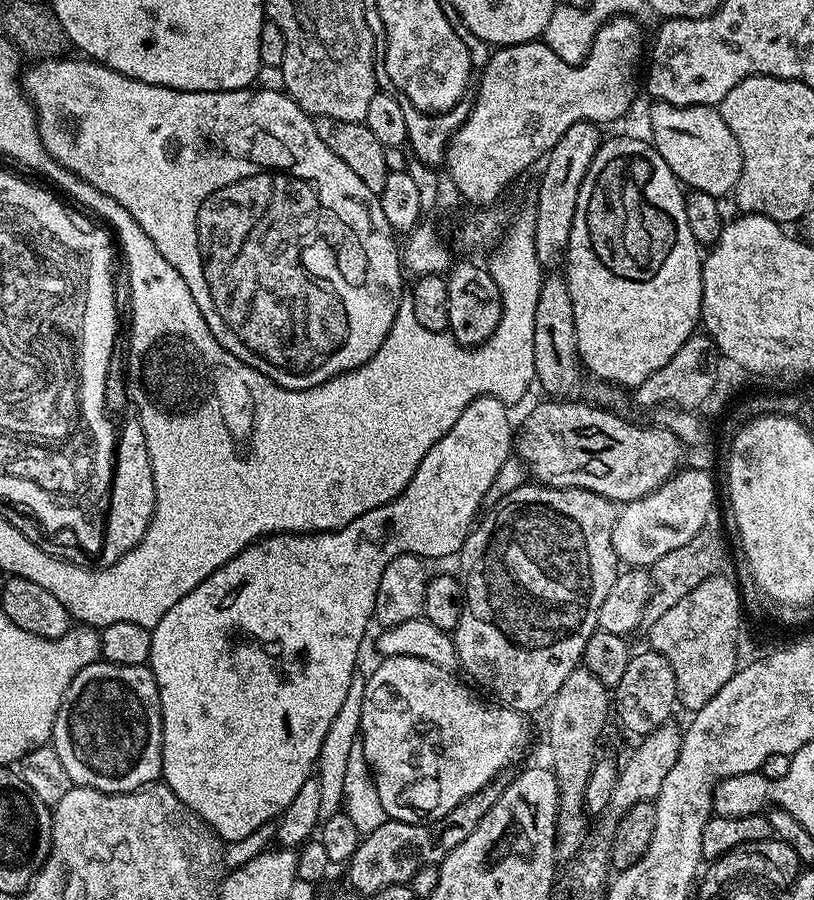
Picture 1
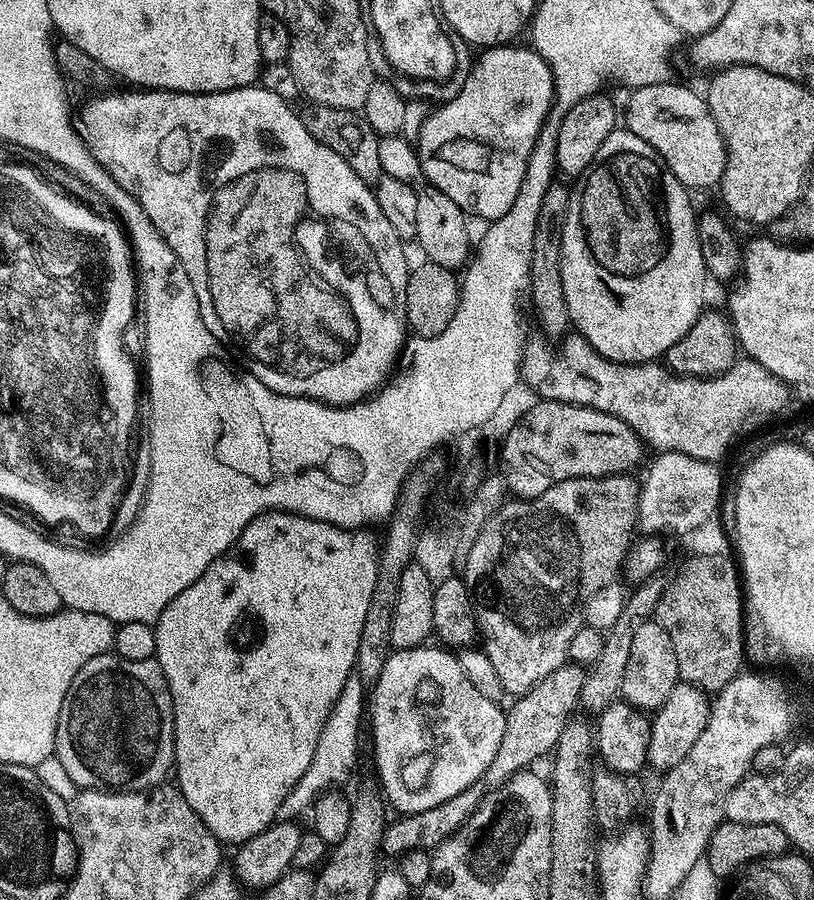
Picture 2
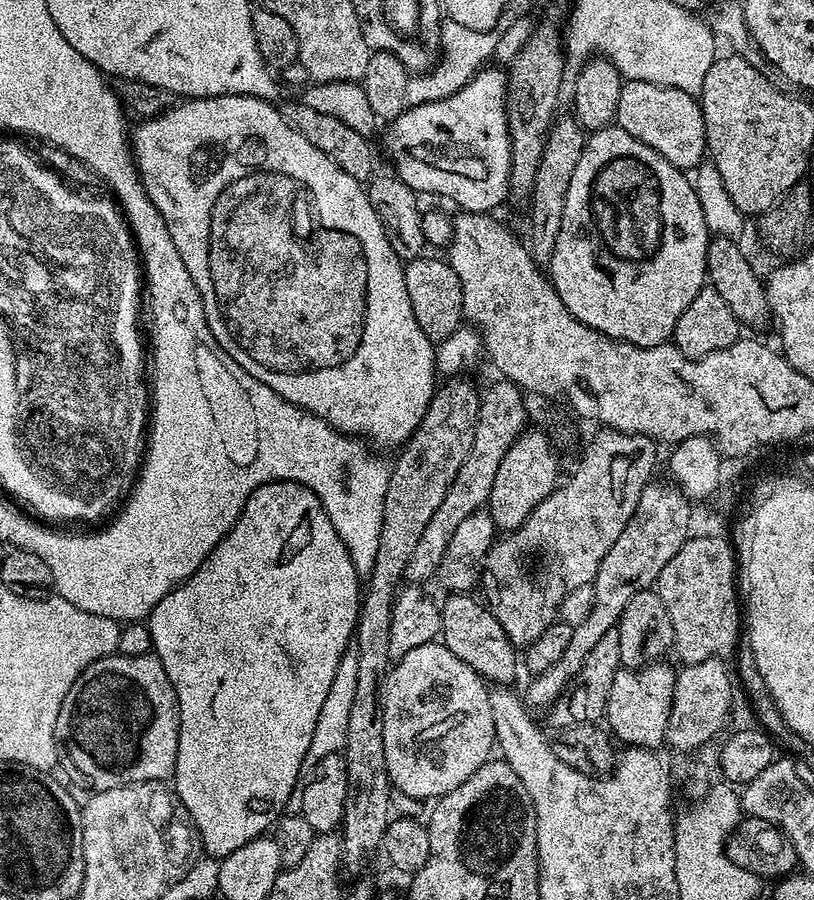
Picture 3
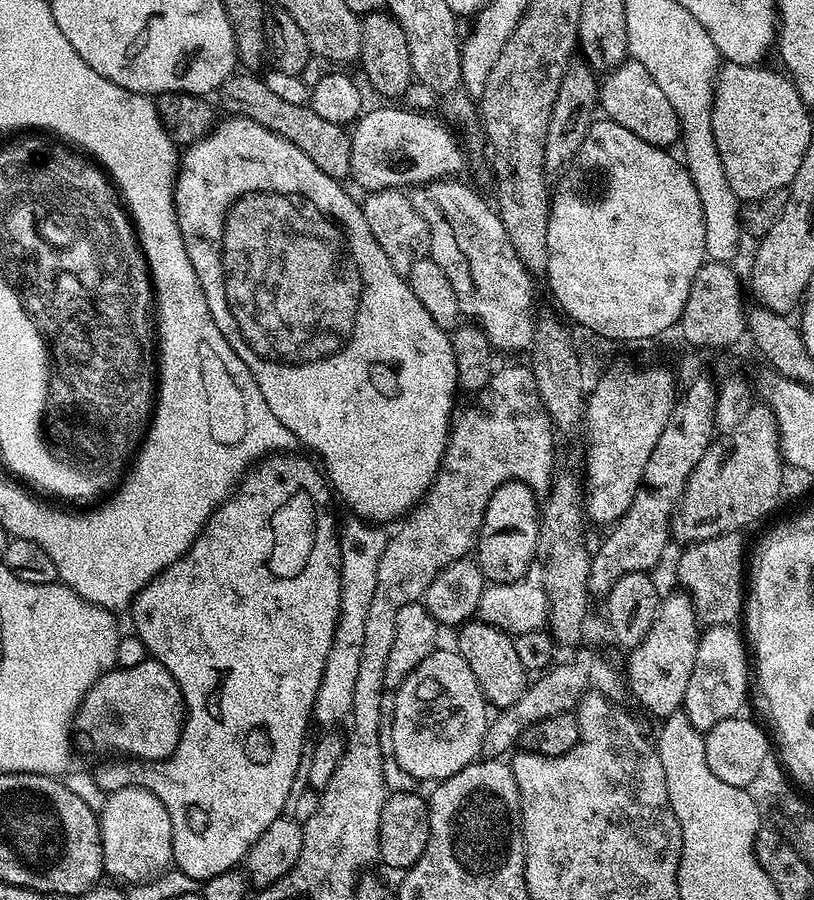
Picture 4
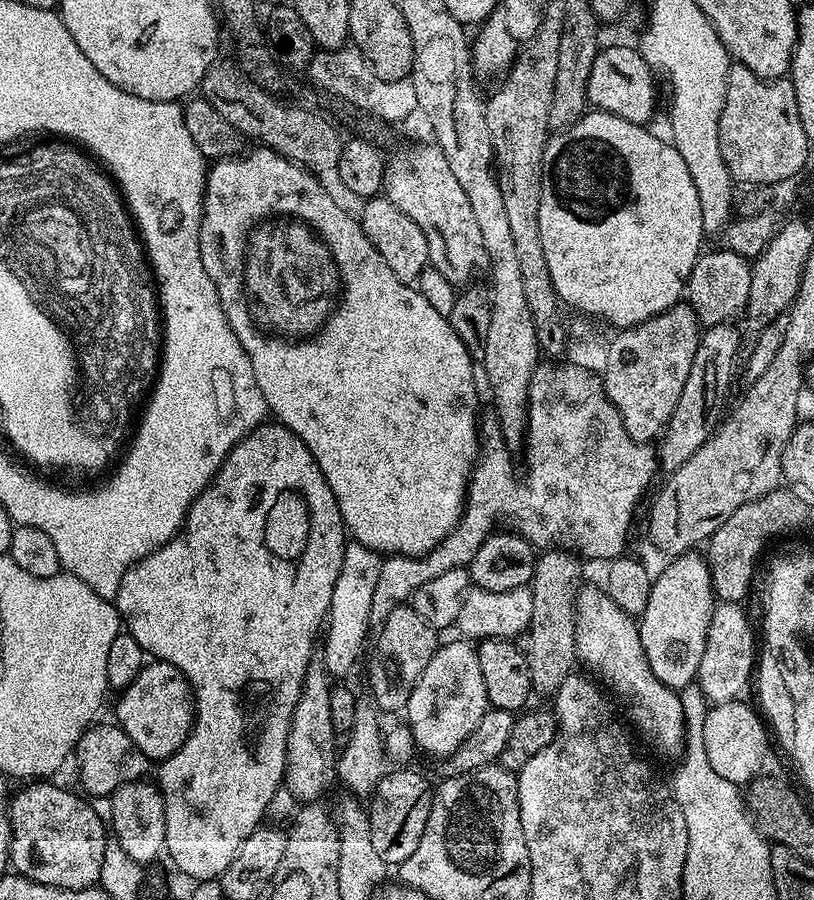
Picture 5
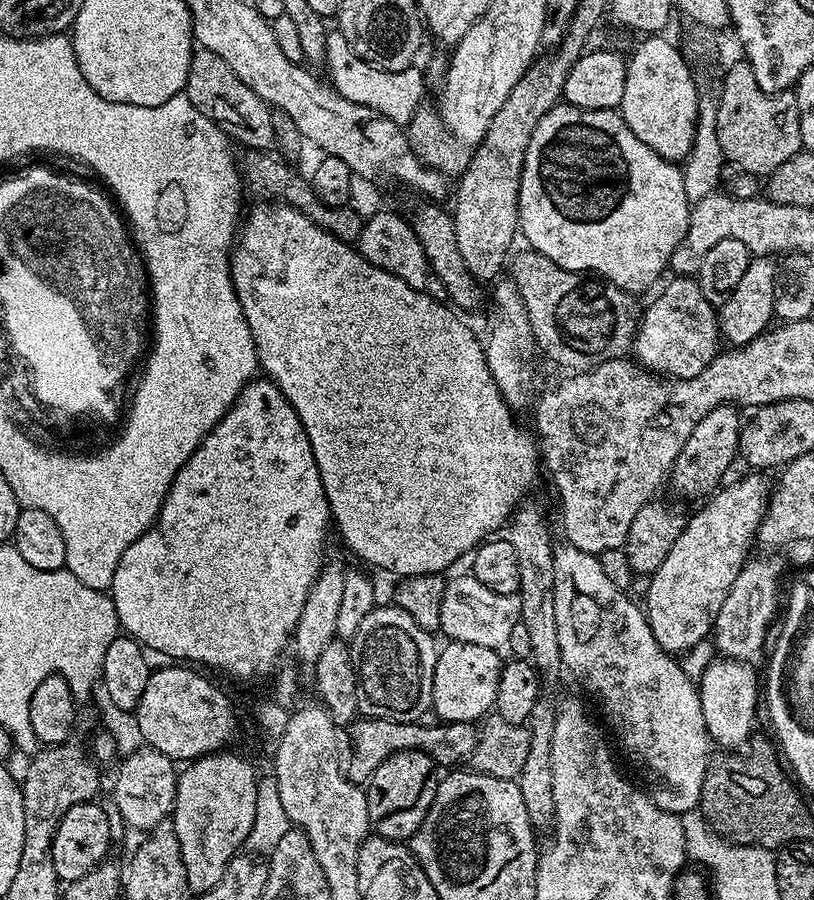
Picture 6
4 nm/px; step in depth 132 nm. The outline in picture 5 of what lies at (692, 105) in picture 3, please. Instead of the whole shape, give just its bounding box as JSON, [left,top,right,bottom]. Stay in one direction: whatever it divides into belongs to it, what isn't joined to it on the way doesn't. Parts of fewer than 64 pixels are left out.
[586,44,656,125]

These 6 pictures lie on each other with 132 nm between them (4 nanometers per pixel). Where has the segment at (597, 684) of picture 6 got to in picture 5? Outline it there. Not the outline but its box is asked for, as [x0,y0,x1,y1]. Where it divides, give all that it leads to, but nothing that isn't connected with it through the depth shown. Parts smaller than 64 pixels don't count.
[576,586,684,757]

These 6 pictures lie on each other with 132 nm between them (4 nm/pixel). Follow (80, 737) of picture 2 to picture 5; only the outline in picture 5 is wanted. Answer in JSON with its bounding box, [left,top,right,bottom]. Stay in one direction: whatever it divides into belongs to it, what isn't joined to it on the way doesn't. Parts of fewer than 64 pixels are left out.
[115,659,196,762]

